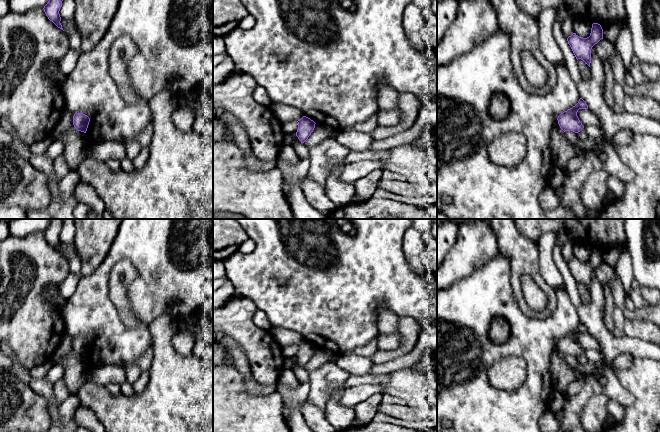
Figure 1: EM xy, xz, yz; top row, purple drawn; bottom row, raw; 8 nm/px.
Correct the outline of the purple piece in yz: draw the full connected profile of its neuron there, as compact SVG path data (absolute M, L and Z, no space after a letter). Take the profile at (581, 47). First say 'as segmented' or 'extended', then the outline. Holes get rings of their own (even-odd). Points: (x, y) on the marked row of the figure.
as segmented | M593 23L589 37L579 37L576 33L573 33L567 38L567 41L576 59L583 60L590 67L591 49L601 39L603 39L603 29L600 24Z

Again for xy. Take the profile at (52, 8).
as segmented | M49 0L43 9L48 19L52 21L58 28L63 30L60 23L61 17L59 14L60 8L62 6L62 1L63 0Z

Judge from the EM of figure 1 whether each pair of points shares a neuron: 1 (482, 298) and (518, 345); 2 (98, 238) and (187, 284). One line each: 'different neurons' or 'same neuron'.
1: same neuron
2: different neurons

